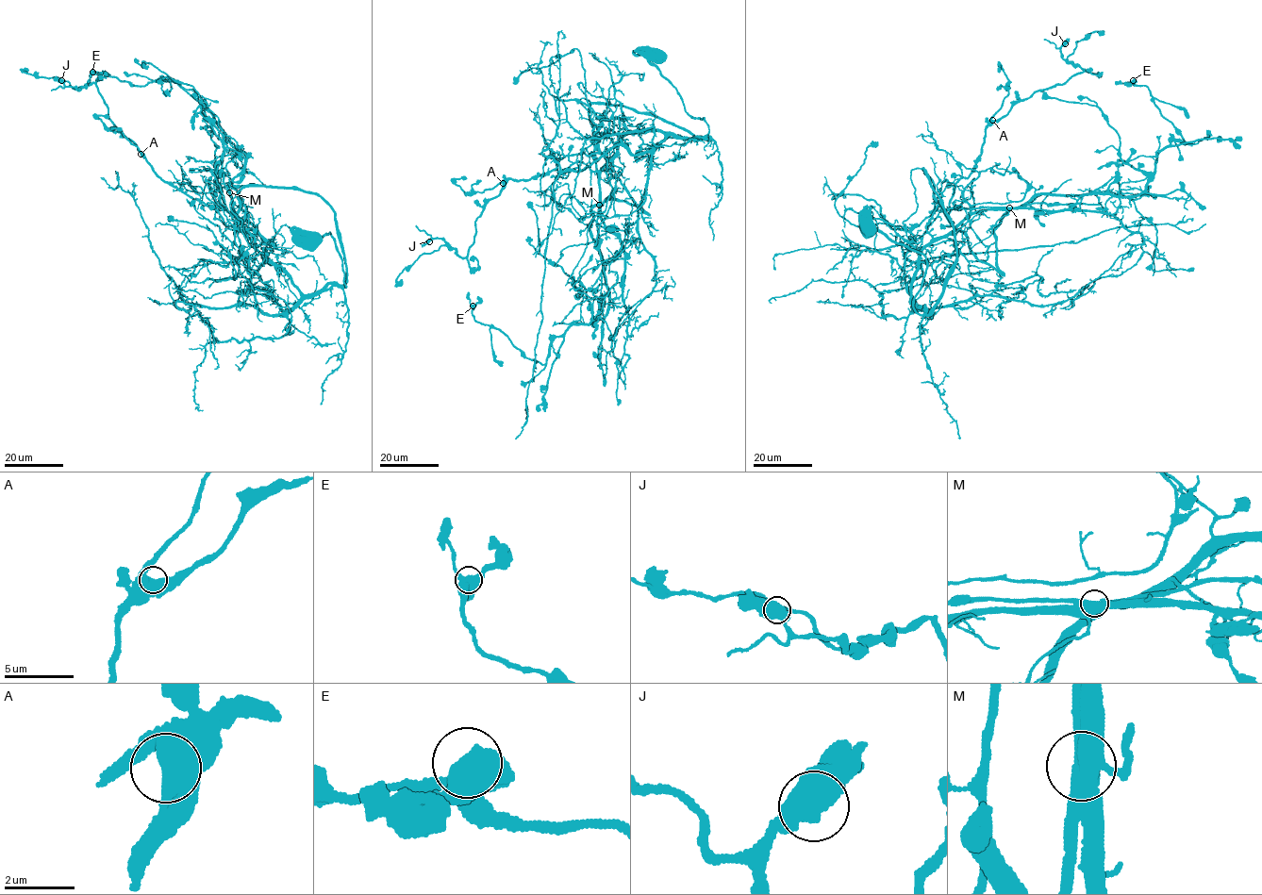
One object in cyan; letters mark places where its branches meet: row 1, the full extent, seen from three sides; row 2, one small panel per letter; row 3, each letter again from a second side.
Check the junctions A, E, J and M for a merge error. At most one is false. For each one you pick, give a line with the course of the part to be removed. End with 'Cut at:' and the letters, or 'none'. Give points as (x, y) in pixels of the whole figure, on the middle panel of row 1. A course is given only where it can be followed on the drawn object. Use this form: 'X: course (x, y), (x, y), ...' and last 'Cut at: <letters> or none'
M: course (599, 205), (592, 143), (599, 126), (590, 118), (577, 50), (525, 70), (513, 83)
Cut at: M

